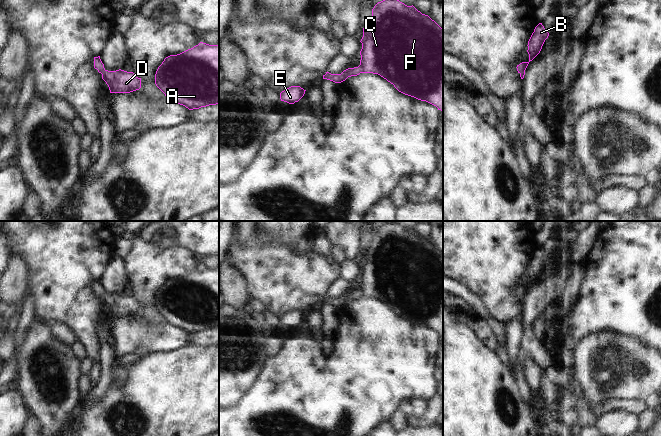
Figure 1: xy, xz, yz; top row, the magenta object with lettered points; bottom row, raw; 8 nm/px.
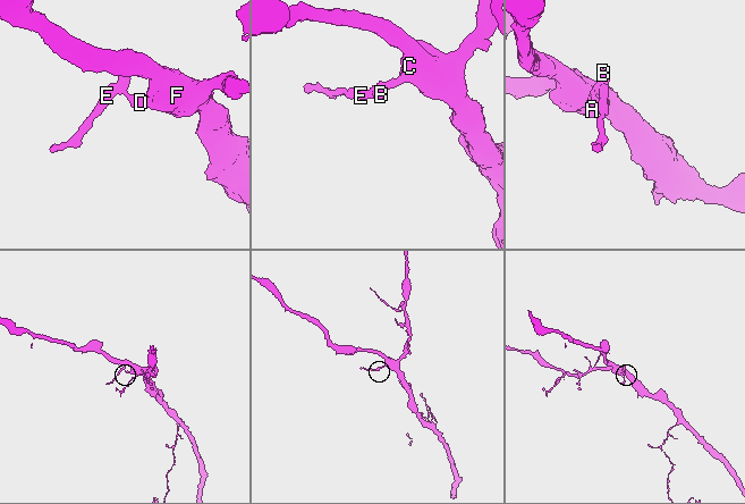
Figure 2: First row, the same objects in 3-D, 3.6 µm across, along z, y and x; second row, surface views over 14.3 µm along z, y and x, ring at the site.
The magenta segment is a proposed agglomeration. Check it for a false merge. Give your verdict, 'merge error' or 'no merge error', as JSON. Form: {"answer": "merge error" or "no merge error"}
{"answer": "no merge error"}

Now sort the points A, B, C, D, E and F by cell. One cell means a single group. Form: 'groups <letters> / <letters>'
groups A B C D E F

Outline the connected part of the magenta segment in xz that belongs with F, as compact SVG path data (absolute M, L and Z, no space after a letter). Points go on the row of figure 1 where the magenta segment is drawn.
M383 0L372 9L369 23L363 28L363 37L360 41L360 65L348 68L341 74L326 72L323 79L341 83L348 77L357 76L360 73L378 74L401 93L426 101L443 112L443 29L428 15L422 14L413 5L407 6L399 0Z

